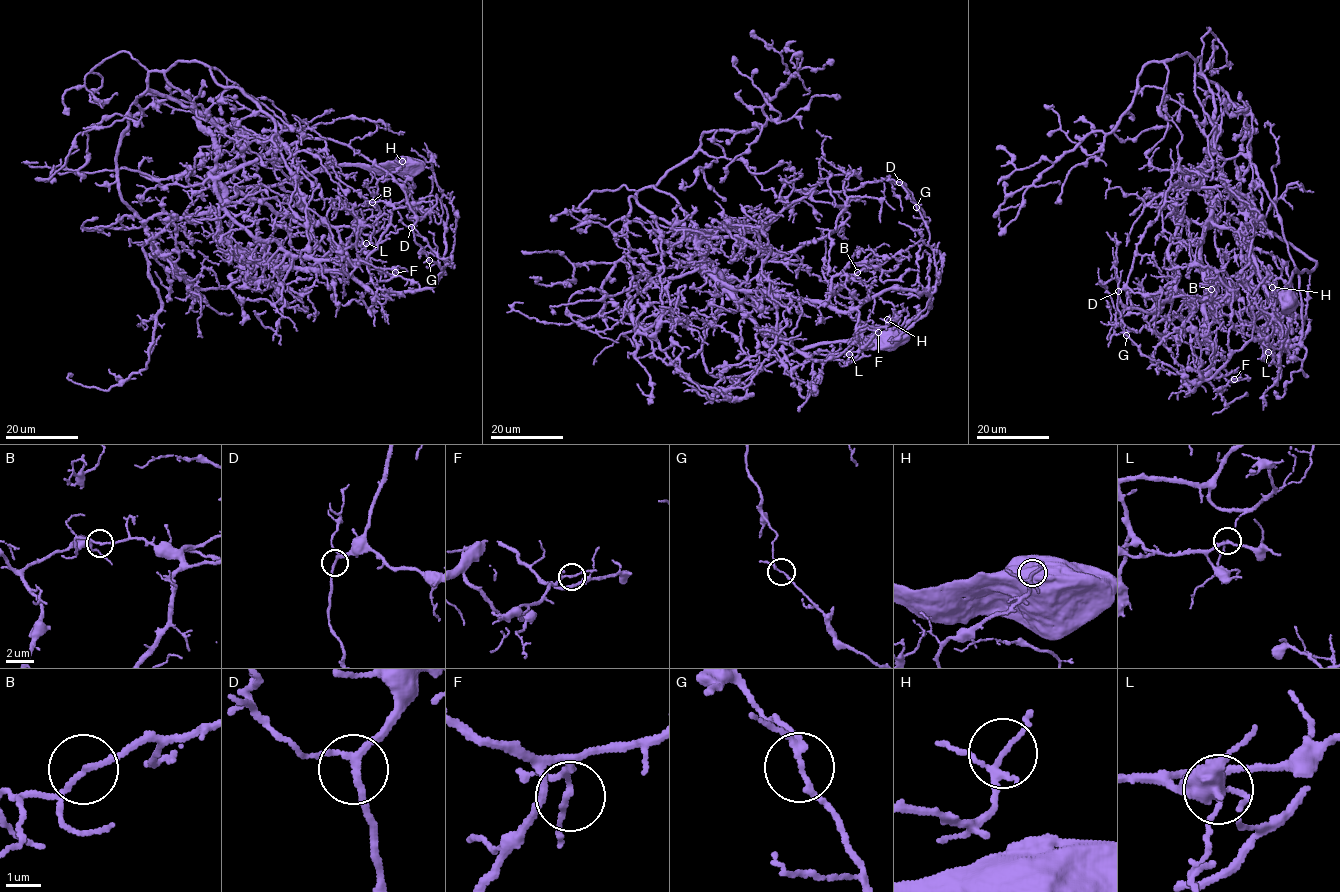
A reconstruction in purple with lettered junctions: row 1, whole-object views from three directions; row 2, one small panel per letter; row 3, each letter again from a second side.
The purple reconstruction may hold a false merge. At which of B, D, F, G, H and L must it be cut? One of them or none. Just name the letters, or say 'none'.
G

